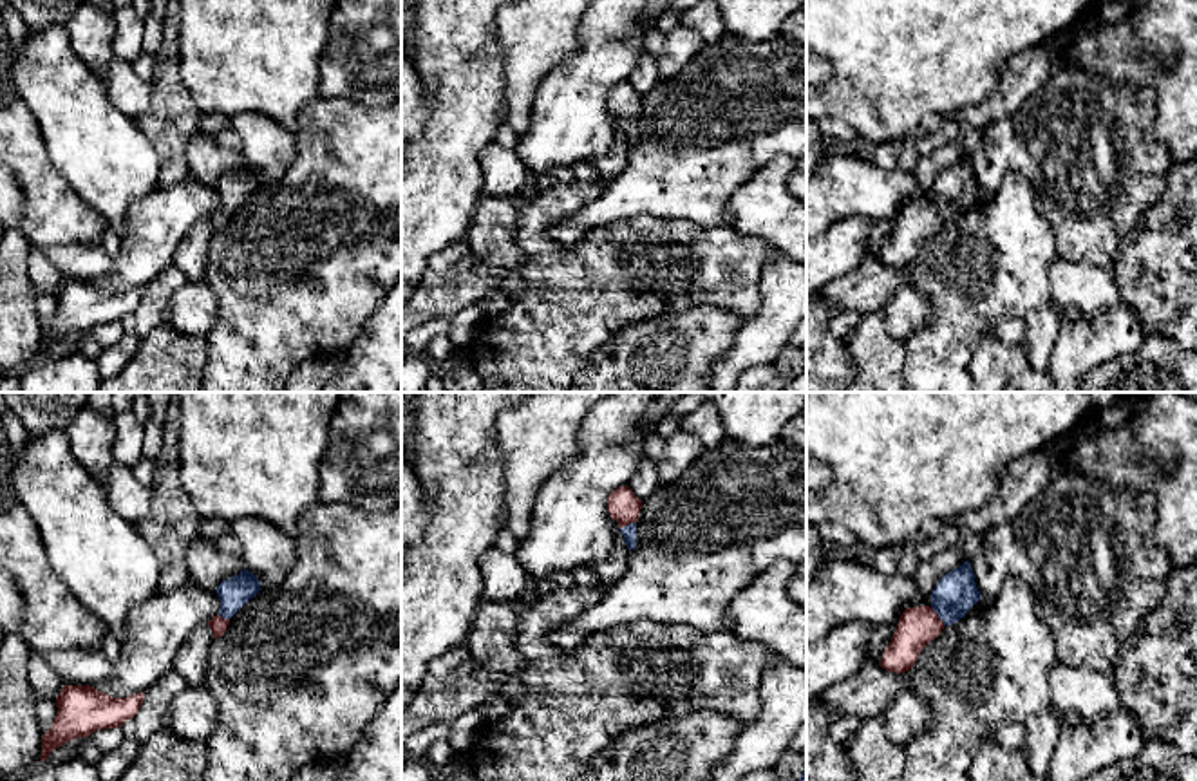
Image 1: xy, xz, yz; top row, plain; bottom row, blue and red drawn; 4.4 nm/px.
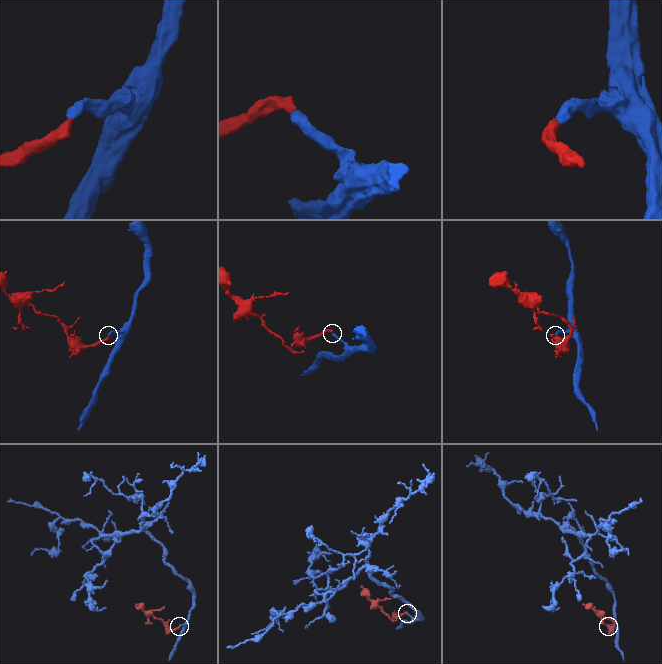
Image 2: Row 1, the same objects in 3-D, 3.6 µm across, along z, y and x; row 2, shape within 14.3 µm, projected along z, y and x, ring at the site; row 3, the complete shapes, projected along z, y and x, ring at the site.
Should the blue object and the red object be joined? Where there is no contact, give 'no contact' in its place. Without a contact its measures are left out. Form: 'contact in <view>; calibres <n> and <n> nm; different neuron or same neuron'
contact in yz; calibres 190 and 180 nm; same neuron

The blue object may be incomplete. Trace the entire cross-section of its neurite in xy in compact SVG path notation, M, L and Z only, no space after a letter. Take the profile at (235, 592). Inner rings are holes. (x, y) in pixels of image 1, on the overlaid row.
M246 568L228 580L222 580L215 593L221 600L219 615L206 622L213 633L213 638L219 638L226 633L230 618L260 591L259 579L250 573Z

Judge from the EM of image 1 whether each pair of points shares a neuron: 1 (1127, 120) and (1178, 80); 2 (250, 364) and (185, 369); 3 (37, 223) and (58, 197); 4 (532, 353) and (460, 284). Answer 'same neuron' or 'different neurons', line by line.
1: different neurons
2: different neurons
3: same neuron
4: different neurons

